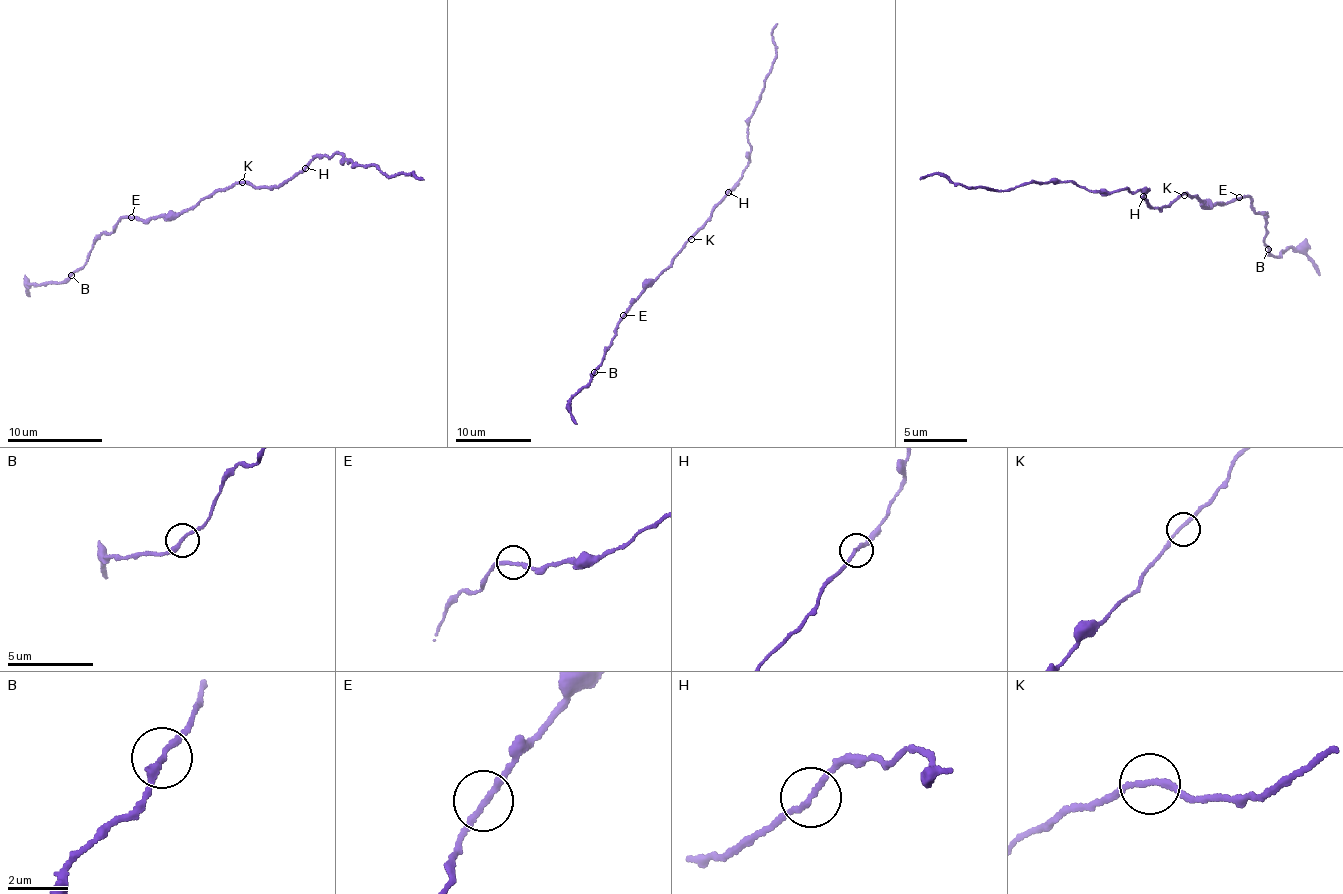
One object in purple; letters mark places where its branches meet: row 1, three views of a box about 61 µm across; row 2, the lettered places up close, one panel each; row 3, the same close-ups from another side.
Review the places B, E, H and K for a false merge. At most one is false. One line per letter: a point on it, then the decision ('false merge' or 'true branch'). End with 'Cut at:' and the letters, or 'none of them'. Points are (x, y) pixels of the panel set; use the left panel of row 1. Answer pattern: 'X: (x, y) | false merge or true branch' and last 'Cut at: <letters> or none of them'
B: (71, 275) | true branch
E: (131, 217) | true branch
H: (305, 168) | true branch
K: (242, 182) | true branch
Cut at: none of them

